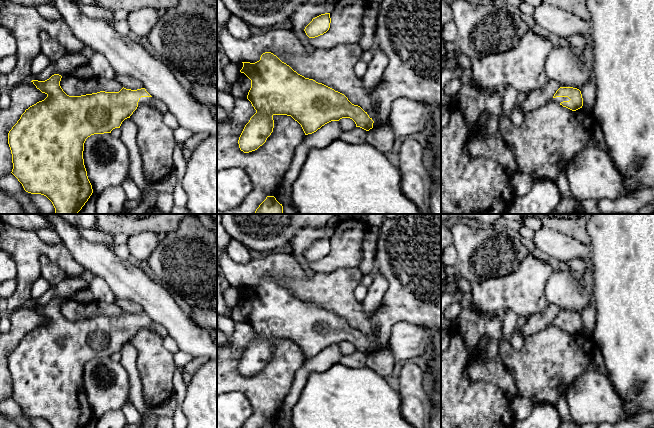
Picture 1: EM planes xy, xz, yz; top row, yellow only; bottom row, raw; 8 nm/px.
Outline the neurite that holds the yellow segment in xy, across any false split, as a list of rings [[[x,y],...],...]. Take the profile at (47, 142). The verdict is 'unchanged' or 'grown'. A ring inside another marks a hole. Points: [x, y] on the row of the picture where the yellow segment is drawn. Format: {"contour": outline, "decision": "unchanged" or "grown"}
{"contour": [[[54,74],[45,81],[31,81],[47,97],[26,109],[8,133],[13,163],[11,173],[26,192],[46,196],[52,202],[55,214],[77,214],[93,193],[83,159],[86,139],[94,134],[111,133],[113,129],[120,128],[122,122],[130,118],[141,104],[152,106],[162,114],[167,111],[167,106],[153,98],[145,88],[131,90],[123,87],[119,92],[100,91],[81,96],[69,96],[60,86],[61,78],[61,75]]], "decision": "grown"}

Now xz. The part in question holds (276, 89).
{"contour": [[[381,0],[377,16],[375,43],[387,57],[387,66],[381,83],[372,92],[372,105],[376,108],[376,116],[370,117],[360,106],[352,104],[348,98],[334,89],[318,83],[313,79],[298,74],[289,65],[282,62],[271,52],[265,52],[255,63],[242,62],[240,70],[251,80],[251,88],[247,99],[256,113],[245,125],[239,140],[239,148],[244,153],[257,150],[271,135],[274,128],[274,115],[291,116],[297,121],[305,135],[312,134],[331,121],[342,118],[352,119],[356,127],[366,131],[387,123],[391,104],[398,98],[408,98],[421,102],[431,108],[441,109],[441,0]]], "decision": "grown"}

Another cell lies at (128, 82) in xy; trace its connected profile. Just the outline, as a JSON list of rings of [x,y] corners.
[[[117,74],[115,79],[126,89],[137,90],[144,88],[139,80],[128,75]]]

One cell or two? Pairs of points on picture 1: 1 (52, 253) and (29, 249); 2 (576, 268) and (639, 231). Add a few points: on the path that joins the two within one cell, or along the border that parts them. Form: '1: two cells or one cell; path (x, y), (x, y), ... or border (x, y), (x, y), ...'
1: one cell; path (46, 249), (35, 249)
2: two cells; border (589, 259), (592, 271)

